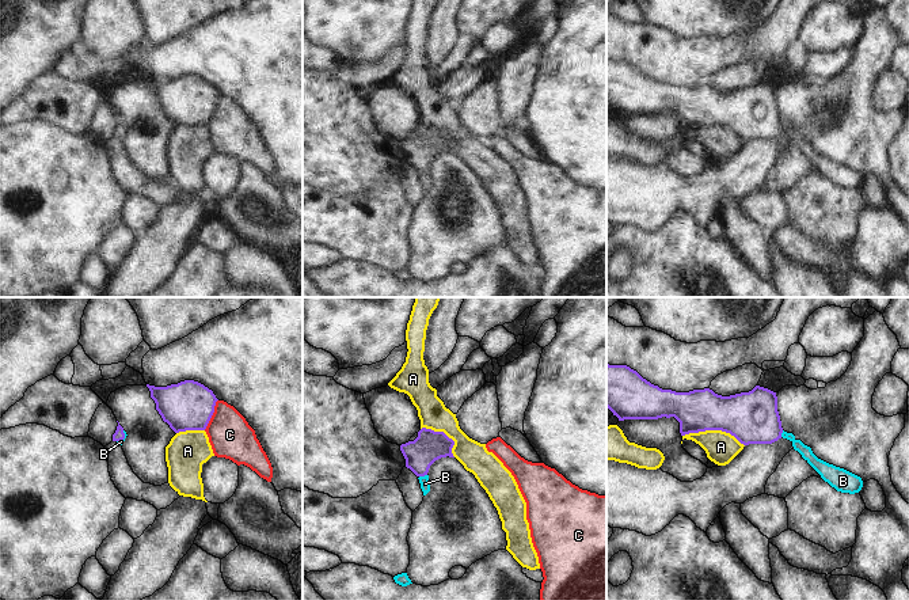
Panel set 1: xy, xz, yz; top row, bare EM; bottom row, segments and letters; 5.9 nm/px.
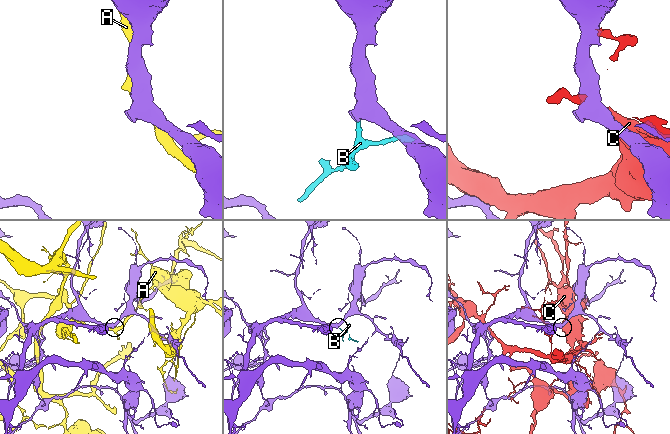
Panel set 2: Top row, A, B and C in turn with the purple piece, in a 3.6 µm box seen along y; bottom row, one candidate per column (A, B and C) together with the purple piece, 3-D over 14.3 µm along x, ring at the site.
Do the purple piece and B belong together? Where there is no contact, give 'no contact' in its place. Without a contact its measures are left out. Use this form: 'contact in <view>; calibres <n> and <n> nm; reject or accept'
contact in xz; calibres 180 and 60 nm; accept

